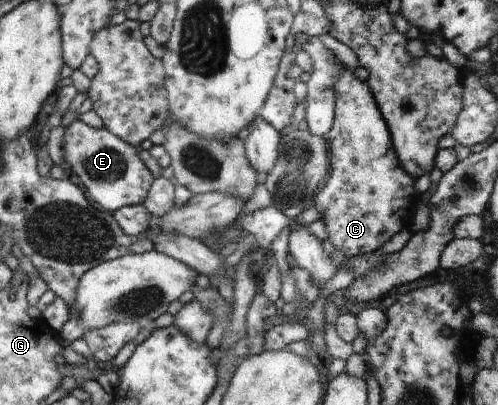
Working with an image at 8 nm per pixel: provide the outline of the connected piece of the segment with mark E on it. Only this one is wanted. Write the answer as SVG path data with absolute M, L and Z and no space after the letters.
M73 117L68 123L63 136L63 158L85 186L88 199L111 214L123 207L145 204L154 177L139 157L139 147L113 136L107 128L91 128L82 118Z

